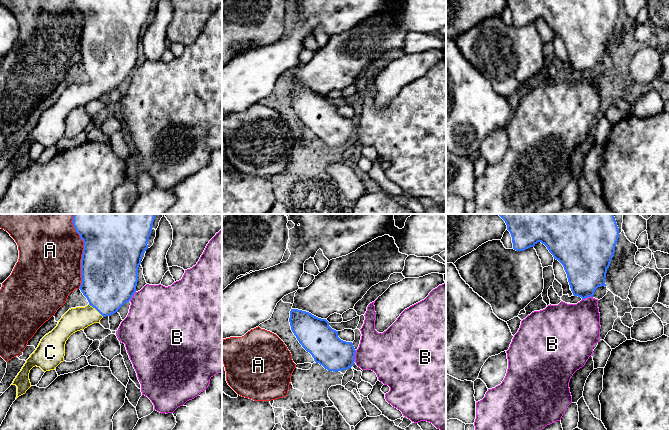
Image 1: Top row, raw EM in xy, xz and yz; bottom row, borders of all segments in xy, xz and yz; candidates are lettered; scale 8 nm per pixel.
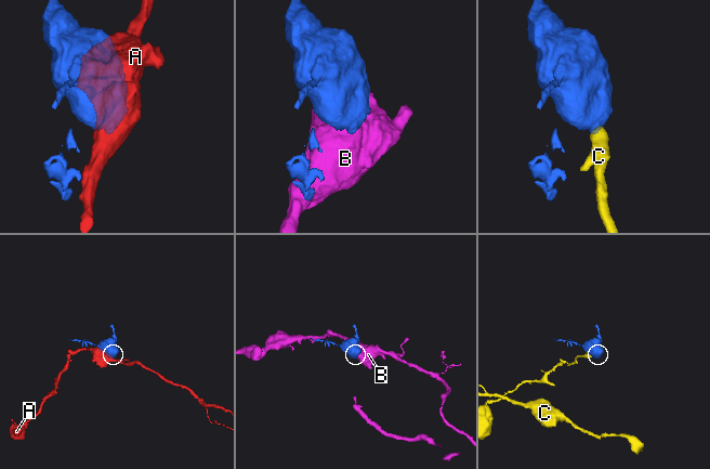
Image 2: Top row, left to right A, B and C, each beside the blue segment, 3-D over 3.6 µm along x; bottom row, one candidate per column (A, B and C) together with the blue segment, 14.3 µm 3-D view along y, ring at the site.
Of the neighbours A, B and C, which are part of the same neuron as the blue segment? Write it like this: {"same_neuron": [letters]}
{"same_neuron": ["C"]}

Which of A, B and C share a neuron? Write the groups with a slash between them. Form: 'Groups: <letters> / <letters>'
Groups: A / B / C

